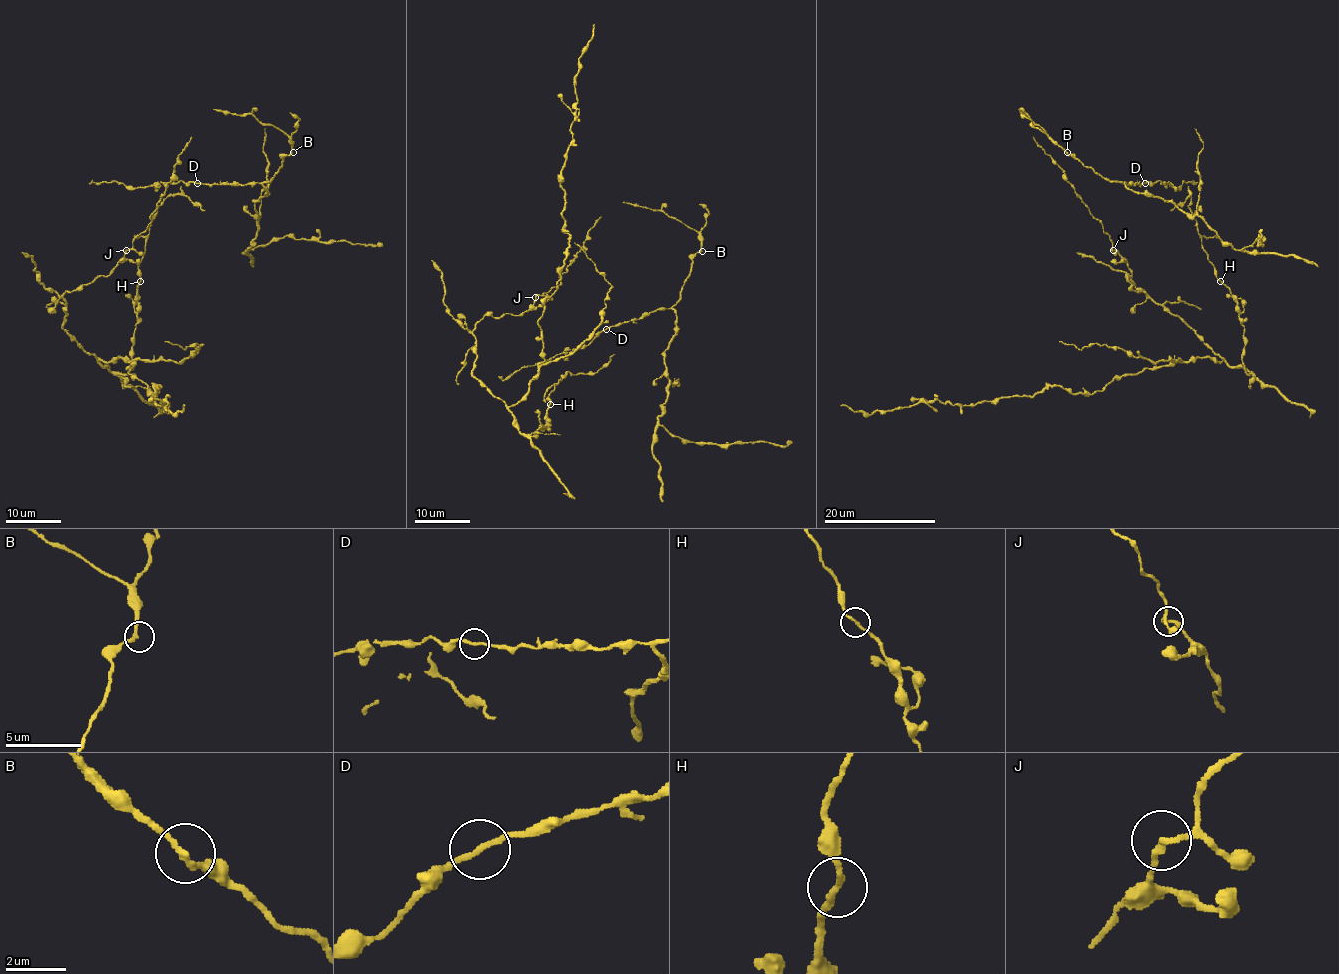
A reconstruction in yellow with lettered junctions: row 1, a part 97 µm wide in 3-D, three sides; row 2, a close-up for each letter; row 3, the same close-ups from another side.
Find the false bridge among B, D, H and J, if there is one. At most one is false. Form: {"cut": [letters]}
{"cut": []}

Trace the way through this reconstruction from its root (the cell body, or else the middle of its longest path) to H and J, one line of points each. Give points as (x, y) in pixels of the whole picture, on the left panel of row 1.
H: (137, 304), (140, 282)
J: (137, 304), (133, 355), (126, 373), (105, 368), (63, 329), (63, 294), (106, 276), (126, 250)

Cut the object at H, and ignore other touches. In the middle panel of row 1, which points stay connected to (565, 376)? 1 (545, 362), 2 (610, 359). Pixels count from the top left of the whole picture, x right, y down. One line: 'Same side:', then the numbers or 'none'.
Same side: 2

